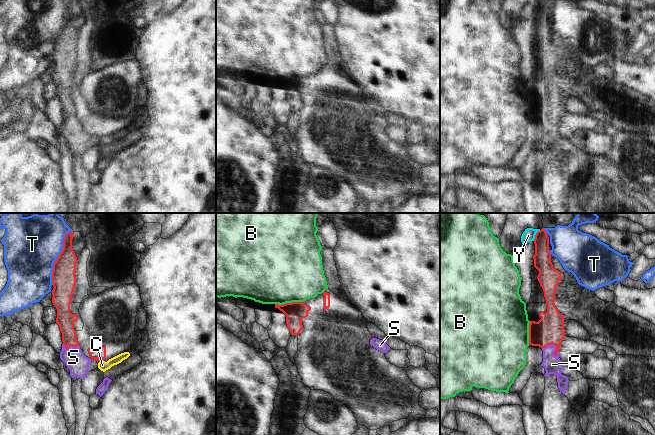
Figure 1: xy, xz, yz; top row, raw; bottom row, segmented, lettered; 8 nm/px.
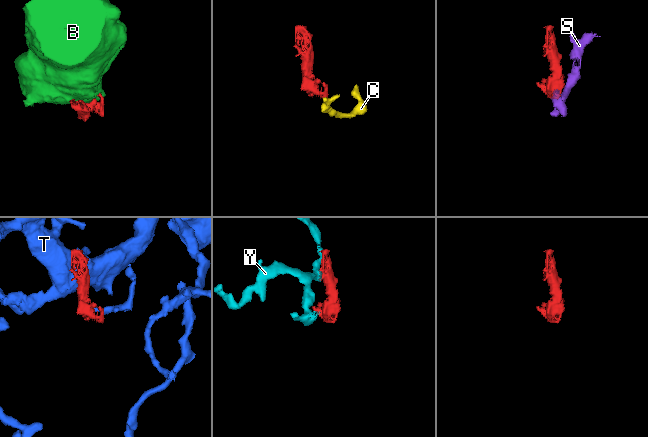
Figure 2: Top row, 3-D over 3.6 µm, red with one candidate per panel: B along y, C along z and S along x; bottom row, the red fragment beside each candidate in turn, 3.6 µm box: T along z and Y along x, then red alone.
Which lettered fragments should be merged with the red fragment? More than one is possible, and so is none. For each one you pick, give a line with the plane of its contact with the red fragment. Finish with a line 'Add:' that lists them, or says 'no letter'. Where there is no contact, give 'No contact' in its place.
S: Touches red in yz
Add: S.

